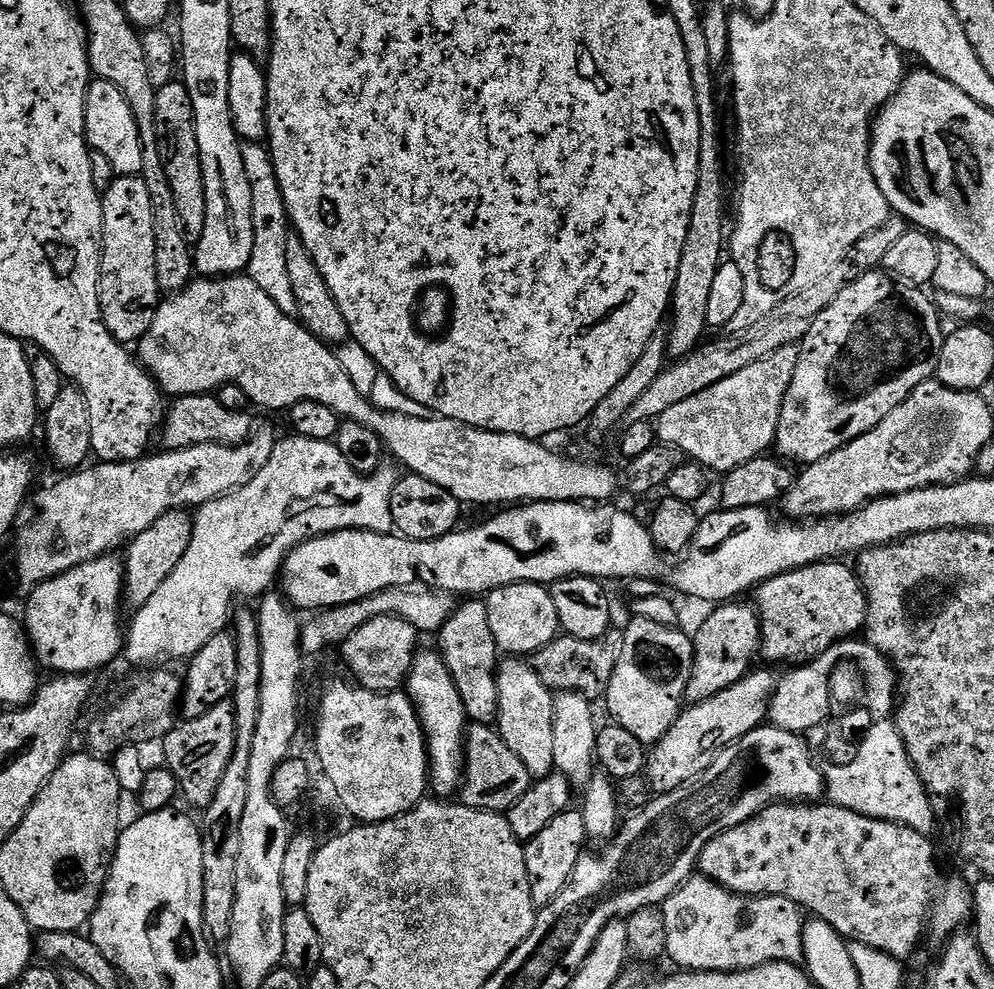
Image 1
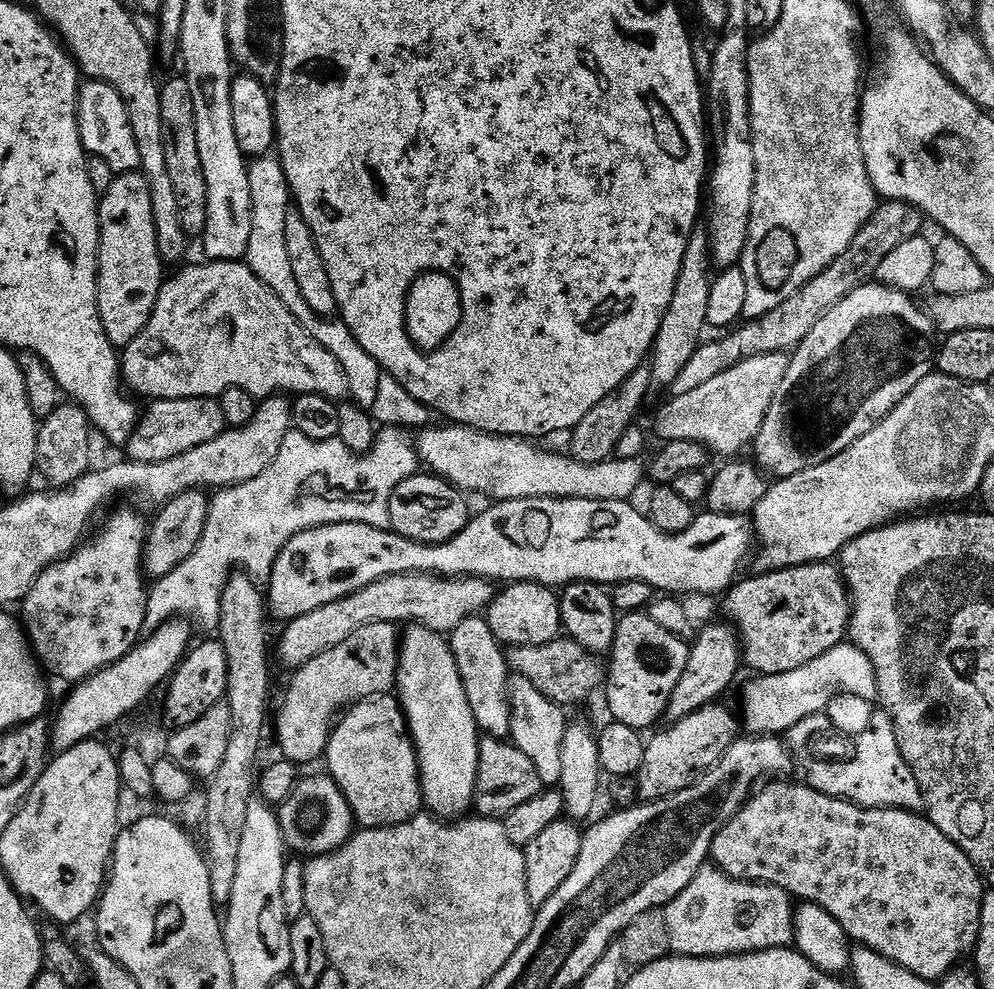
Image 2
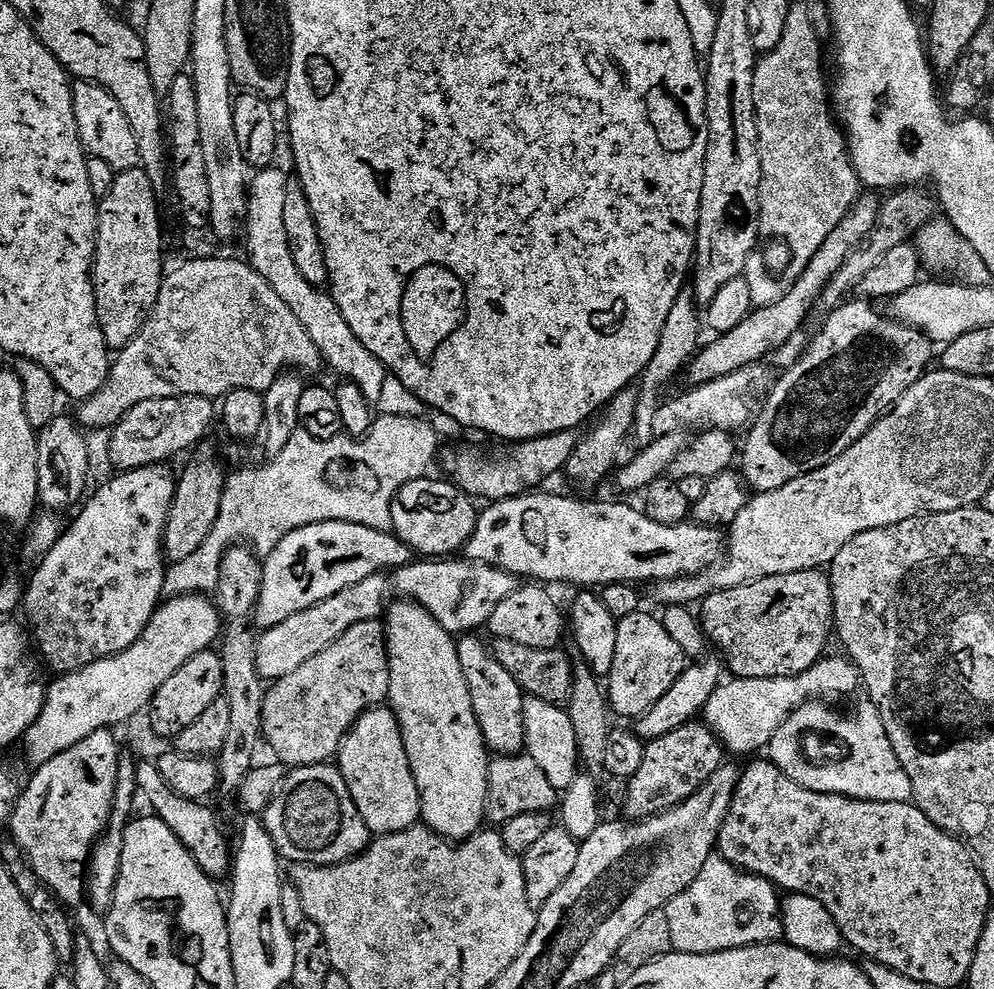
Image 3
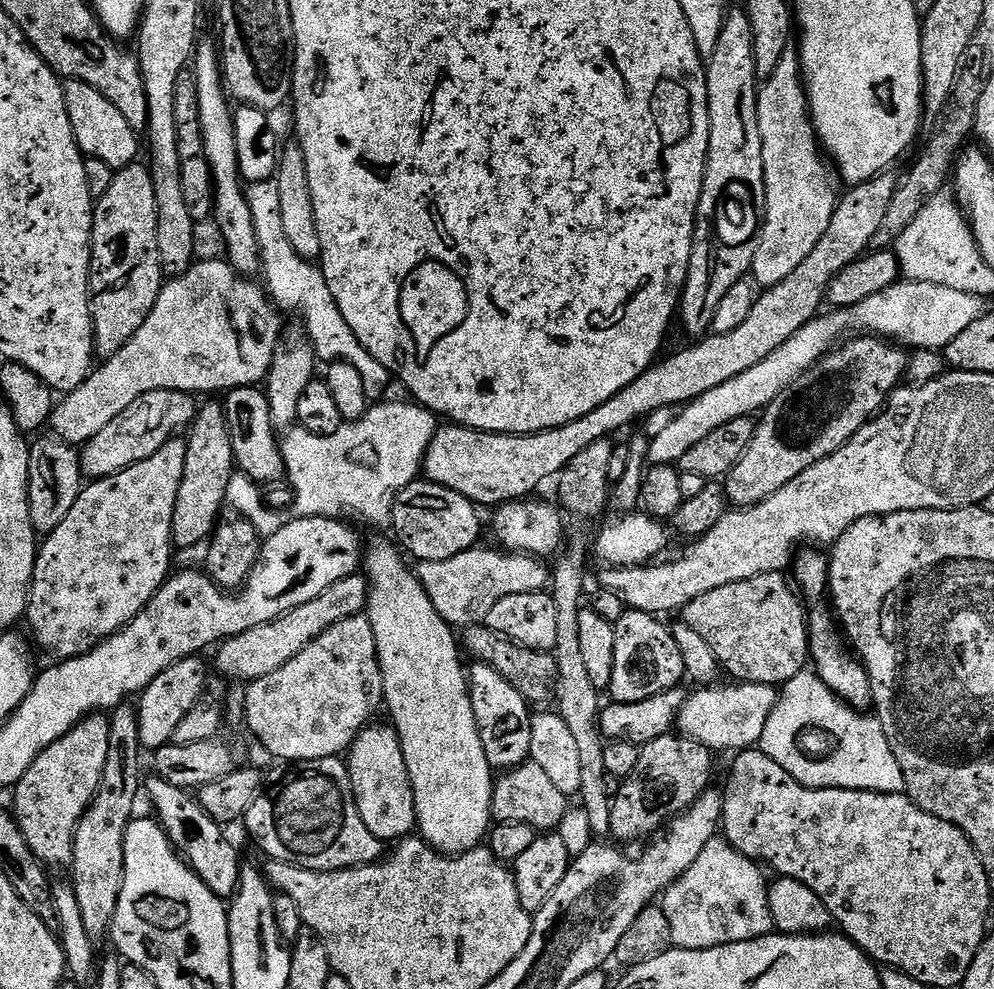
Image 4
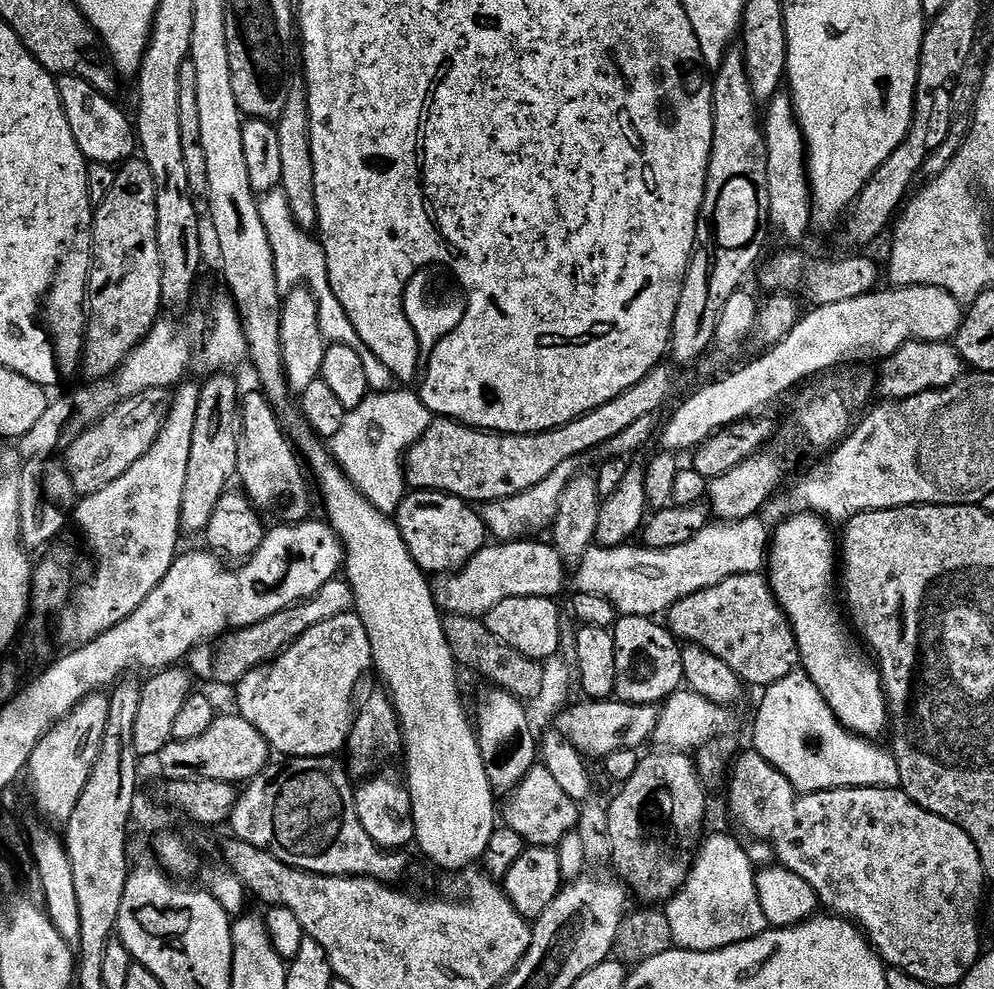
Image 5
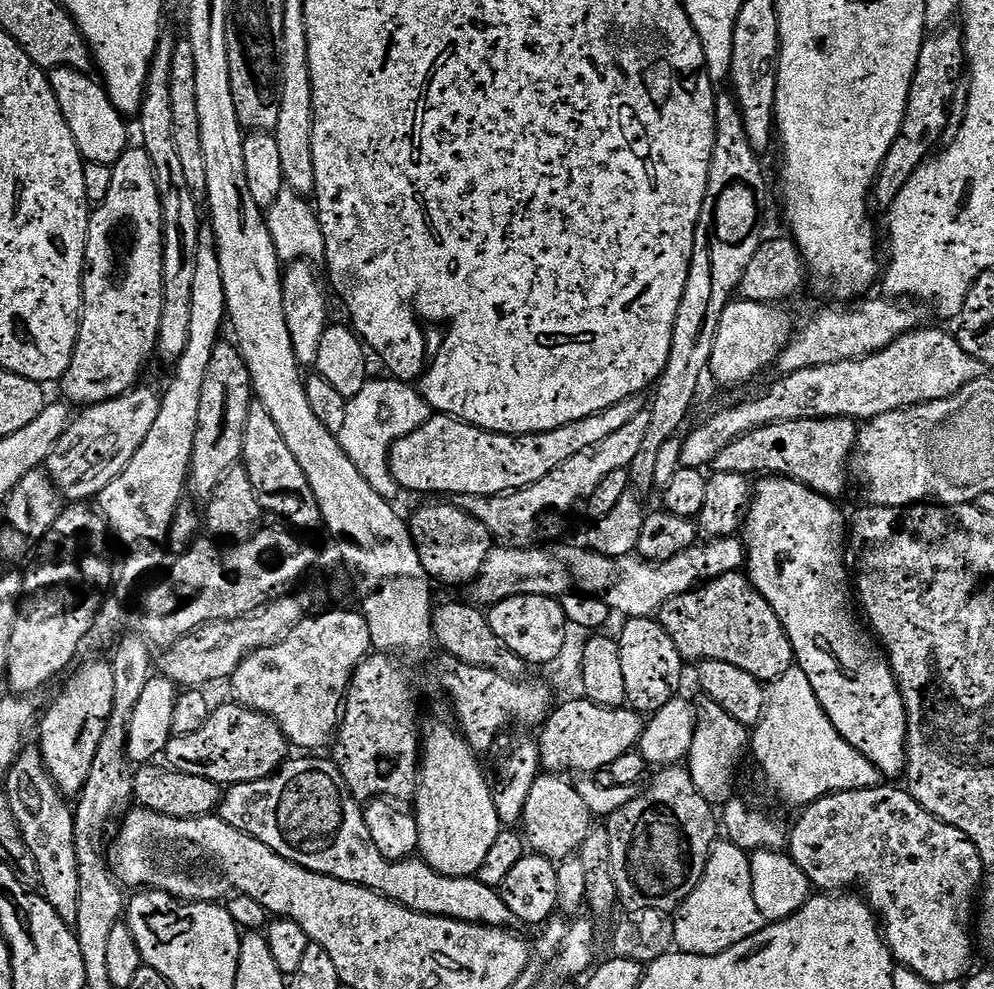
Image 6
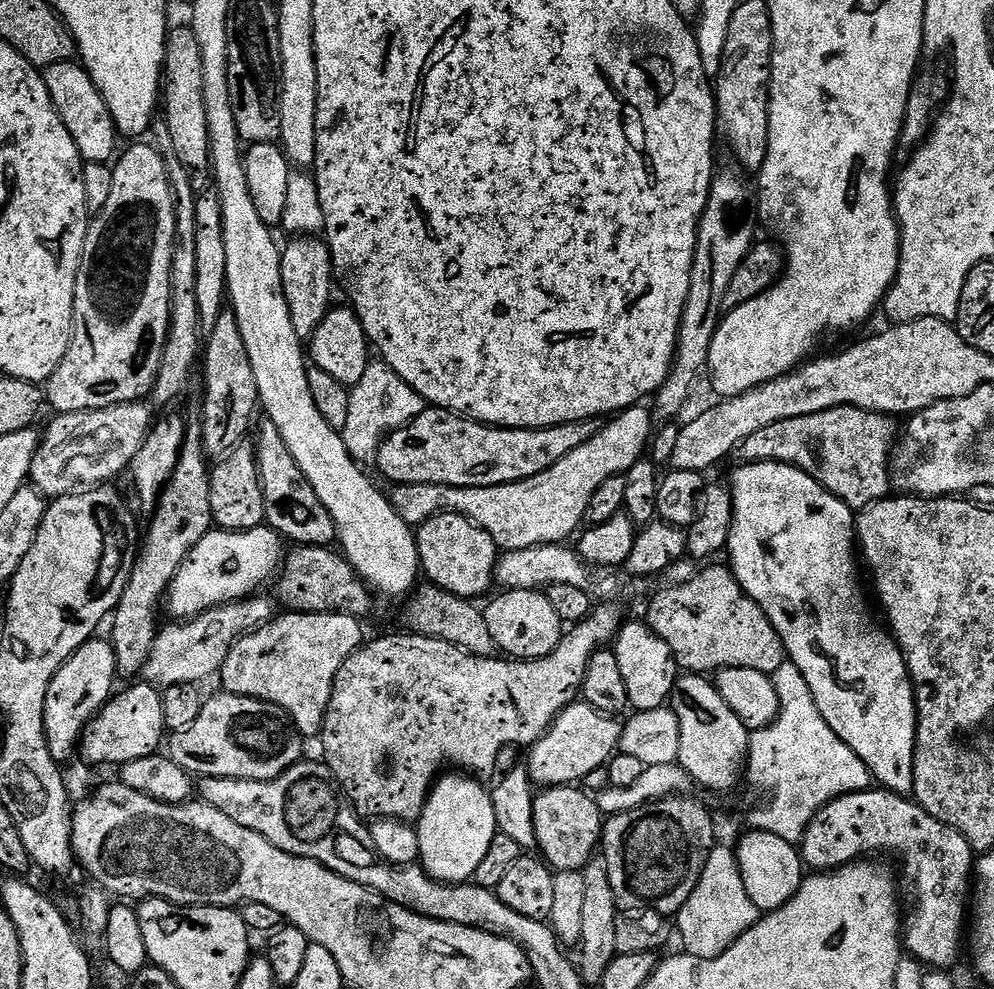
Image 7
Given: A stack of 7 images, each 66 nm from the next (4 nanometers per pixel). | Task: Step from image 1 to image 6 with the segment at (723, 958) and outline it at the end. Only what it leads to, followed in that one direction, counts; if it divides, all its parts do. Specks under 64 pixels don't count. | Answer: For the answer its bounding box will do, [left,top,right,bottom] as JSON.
[671,838,762,956]

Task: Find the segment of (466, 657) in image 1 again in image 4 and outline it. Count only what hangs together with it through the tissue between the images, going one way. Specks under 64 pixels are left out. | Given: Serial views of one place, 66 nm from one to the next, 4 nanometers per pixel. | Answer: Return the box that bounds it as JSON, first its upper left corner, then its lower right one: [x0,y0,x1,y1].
[466,662,534,770]

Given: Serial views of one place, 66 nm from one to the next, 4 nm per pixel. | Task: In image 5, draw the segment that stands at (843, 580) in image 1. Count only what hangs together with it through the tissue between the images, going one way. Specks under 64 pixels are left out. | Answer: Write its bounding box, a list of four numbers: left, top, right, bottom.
[666,572,800,686]

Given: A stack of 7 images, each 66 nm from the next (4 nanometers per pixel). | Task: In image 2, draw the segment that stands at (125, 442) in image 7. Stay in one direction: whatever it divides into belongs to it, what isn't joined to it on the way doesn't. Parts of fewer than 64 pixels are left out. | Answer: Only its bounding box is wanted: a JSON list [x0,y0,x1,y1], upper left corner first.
[126,396,226,464]

